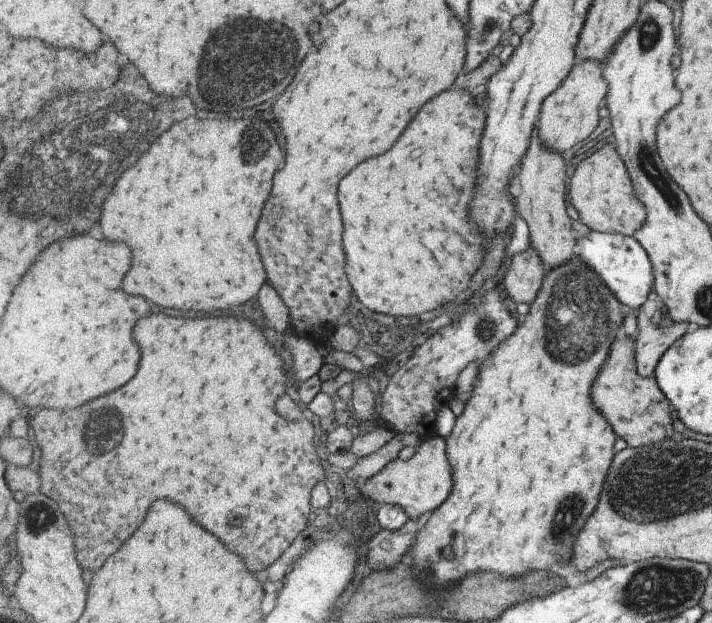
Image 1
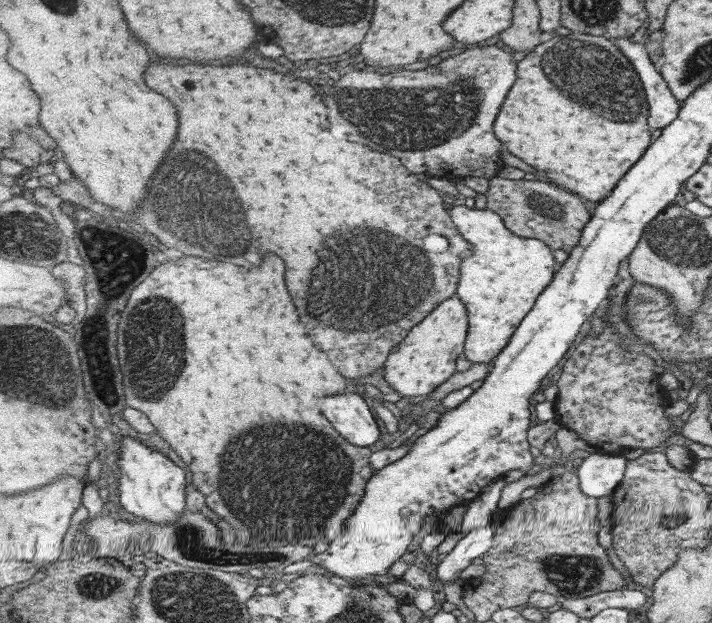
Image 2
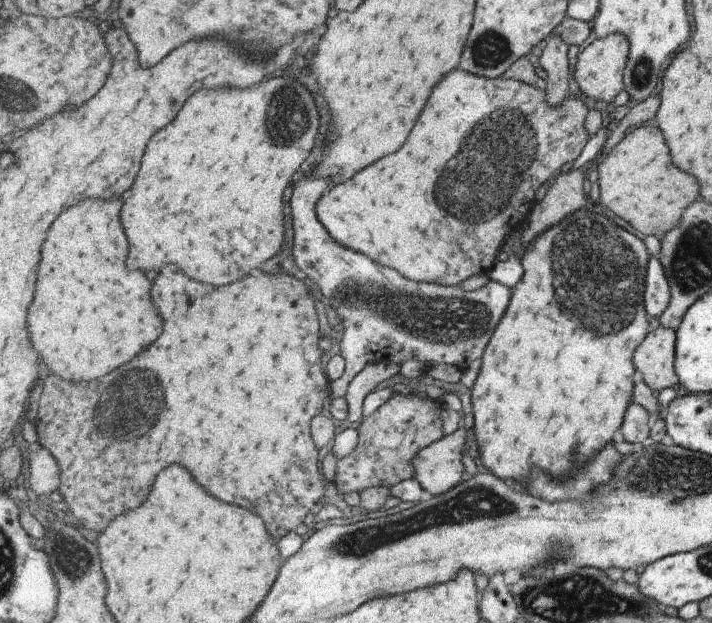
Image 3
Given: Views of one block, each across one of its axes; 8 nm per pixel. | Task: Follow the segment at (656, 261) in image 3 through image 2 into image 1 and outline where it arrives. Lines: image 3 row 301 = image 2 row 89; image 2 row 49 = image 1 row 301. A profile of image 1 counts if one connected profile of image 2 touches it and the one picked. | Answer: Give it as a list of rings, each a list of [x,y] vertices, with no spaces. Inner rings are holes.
[[[591,231],[578,239],[577,255],[583,258],[618,295],[624,306],[642,309],[649,302],[647,296],[655,288],[655,270],[650,254],[634,236],[621,233]]]

